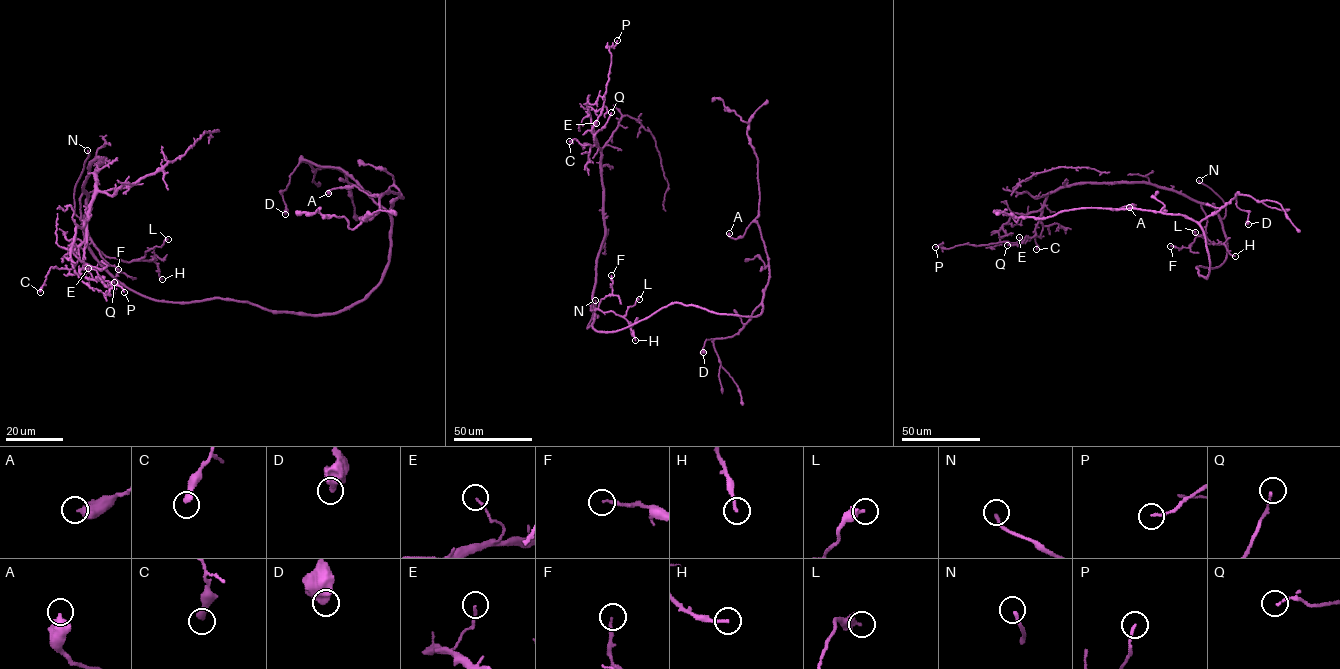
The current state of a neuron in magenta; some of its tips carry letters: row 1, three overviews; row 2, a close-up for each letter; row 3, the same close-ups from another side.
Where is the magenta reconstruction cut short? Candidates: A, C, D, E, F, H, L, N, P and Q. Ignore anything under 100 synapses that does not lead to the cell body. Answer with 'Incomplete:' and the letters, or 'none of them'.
Incomplete: N

